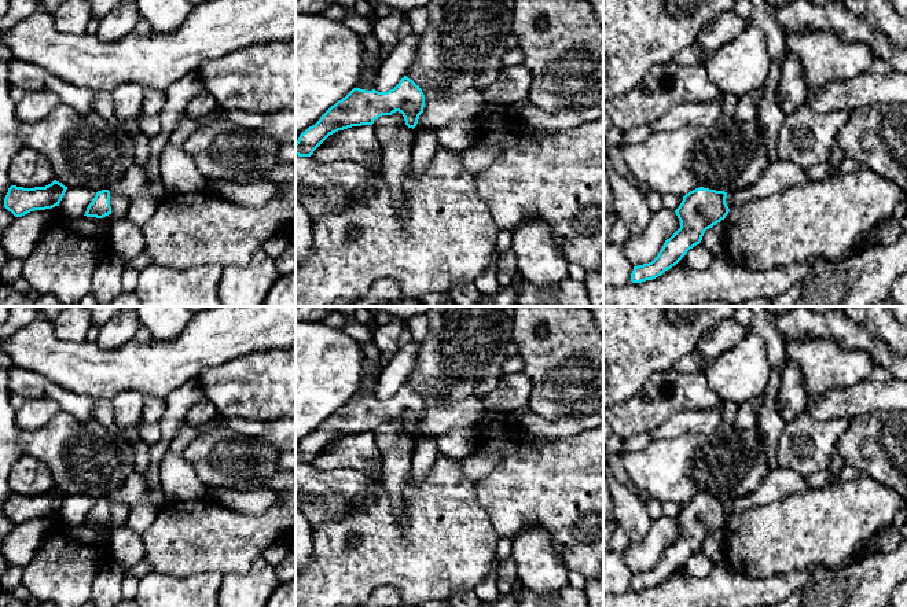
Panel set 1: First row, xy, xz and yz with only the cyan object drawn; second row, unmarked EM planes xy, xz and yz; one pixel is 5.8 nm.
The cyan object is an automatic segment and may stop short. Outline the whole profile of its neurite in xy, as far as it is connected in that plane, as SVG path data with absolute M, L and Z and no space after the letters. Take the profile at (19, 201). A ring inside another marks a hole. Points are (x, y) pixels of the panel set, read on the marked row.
M54 180L45 187L23 188L11 185L4 198L4 207L15 217L22 217L34 210L59 206L67 187Z

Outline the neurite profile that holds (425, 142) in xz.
M425 126L414 128L414 146L411 148L411 176L415 177L433 161L438 148L436 130Z

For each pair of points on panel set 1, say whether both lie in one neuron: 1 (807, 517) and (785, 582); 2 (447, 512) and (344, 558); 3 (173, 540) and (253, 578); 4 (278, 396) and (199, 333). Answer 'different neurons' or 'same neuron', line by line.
1: different neurons
2: same neuron
3: different neurons
4: different neurons

